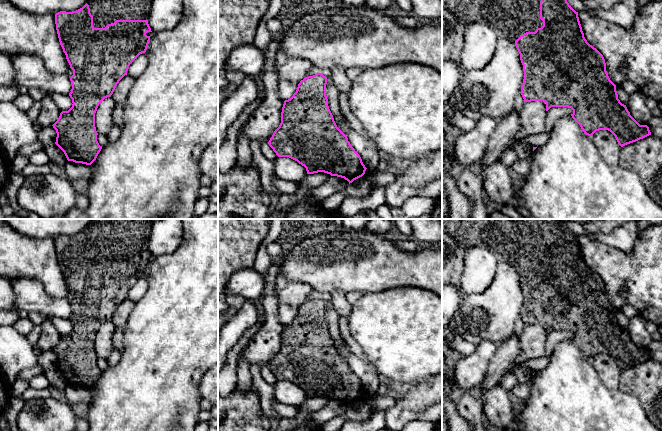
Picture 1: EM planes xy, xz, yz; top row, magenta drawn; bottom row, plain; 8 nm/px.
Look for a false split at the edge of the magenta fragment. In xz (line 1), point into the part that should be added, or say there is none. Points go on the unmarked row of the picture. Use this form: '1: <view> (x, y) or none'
1: none

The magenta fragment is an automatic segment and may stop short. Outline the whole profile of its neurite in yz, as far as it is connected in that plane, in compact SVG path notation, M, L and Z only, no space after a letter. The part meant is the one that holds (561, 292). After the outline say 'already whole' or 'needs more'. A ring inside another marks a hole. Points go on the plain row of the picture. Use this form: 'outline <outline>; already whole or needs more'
outline M442 219L442 227L462 249L485 246L497 255L499 261L509 263L516 270L524 294L521 310L524 326L543 325L546 335L551 331L571 332L572 342L586 359L608 354L621 371L651 359L649 351L640 349L618 323L616 309L608 300L603 279L587 266L578 236L563 219Z; needs more

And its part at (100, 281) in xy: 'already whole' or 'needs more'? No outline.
needs more

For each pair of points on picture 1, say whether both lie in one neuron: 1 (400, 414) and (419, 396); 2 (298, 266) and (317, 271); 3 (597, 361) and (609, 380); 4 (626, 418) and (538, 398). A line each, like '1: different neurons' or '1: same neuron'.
1: same neuron
2: same neuron
3: same neuron
4: same neuron

